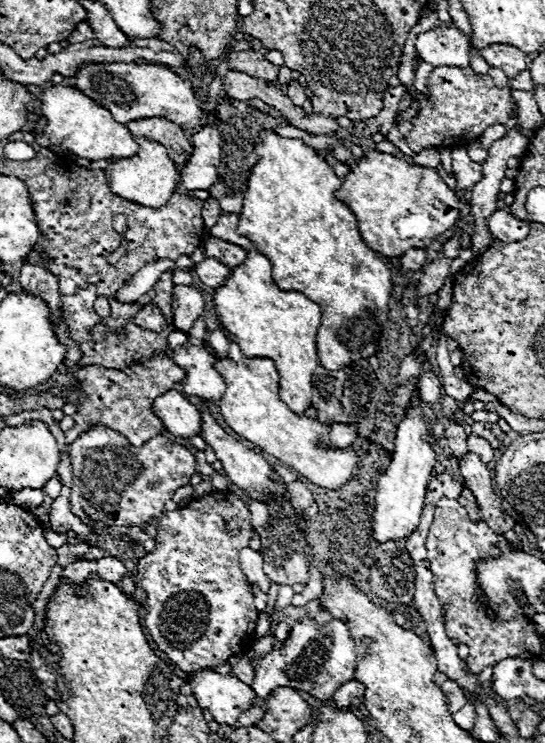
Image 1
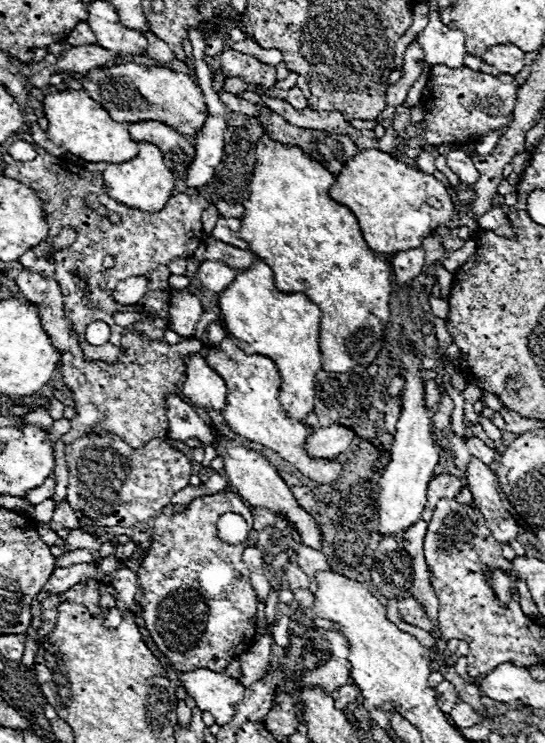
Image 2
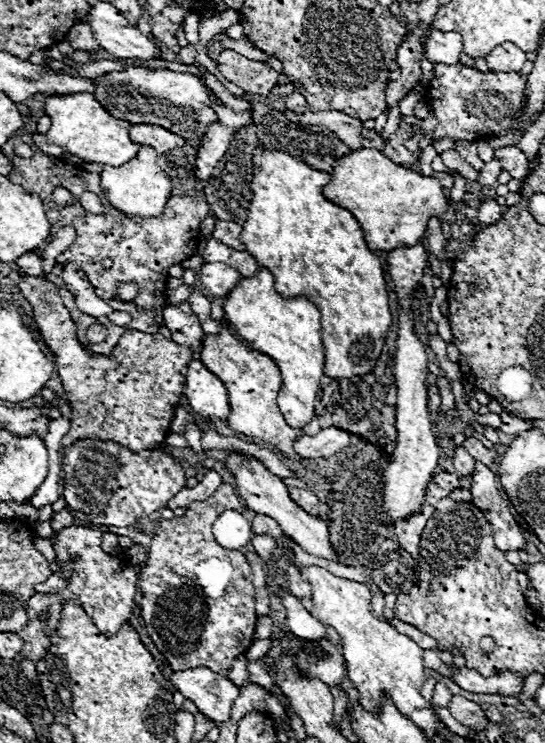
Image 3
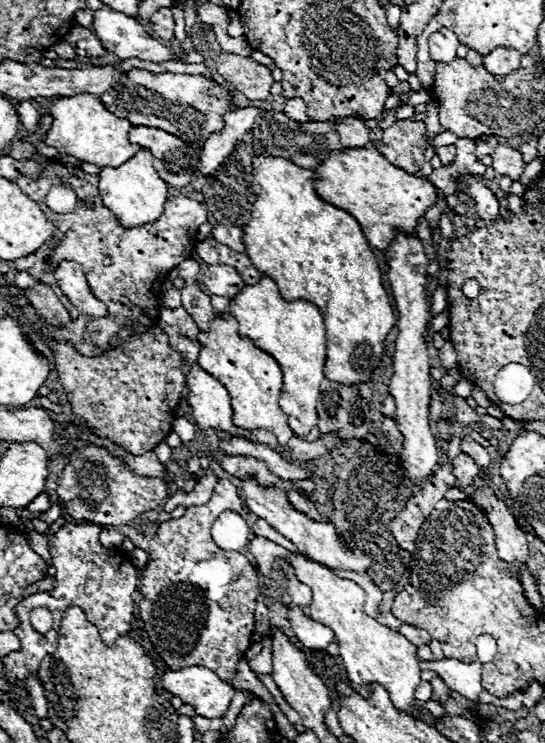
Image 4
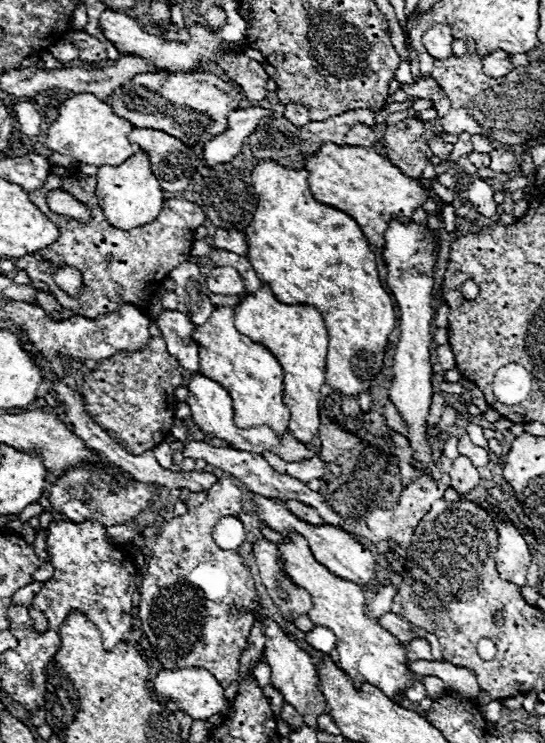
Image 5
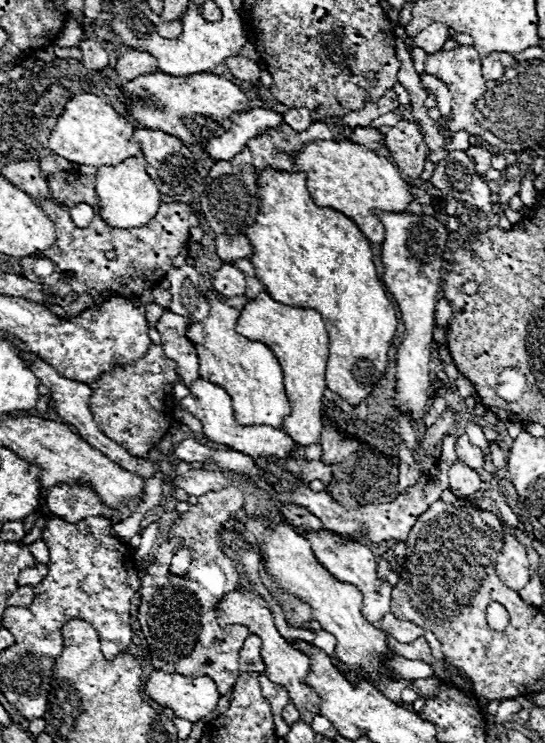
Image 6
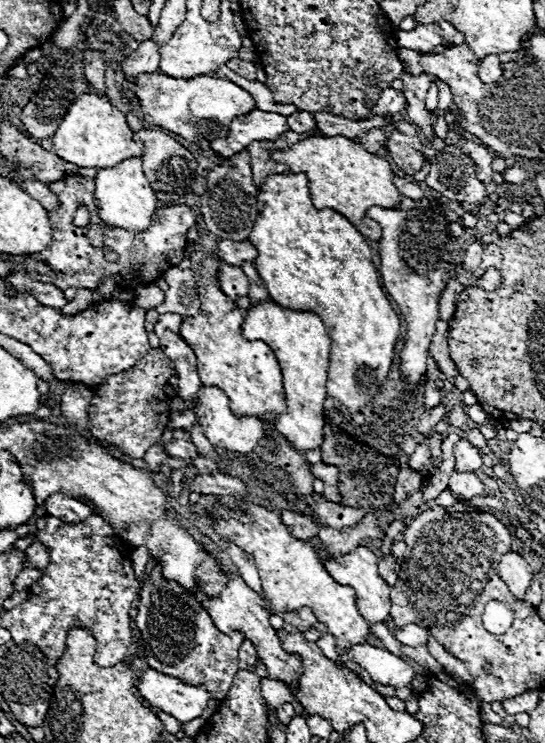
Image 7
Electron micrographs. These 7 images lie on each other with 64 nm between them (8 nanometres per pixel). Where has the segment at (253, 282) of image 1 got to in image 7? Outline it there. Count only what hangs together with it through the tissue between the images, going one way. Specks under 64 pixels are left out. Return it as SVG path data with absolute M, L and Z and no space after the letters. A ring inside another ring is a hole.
M272 300L262 304L254 304L242 322L242 336L248 340L266 342L282 368L284 378L284 394L288 412L278 416L276 430L298 450L314 450L322 444L322 428L324 428L324 400L326 400L326 380L328 380L328 356L330 356L330 336L326 334L326 326L314 312L298 312L278 306Z

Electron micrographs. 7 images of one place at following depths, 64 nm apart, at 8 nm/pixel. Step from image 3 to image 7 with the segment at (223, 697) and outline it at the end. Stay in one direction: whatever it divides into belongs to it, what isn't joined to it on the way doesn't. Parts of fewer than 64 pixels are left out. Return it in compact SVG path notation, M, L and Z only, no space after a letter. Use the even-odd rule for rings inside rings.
M154 668L142 672L136 688L144 700L148 700L154 708L172 714L178 722L198 718L212 700L212 694L206 690L206 686L186 684L180 678L162 674Z

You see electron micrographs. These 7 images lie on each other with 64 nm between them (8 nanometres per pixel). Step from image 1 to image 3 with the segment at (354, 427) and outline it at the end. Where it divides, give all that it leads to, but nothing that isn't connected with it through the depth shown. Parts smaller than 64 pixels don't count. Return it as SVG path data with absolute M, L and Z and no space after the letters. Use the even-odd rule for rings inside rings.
M324 428L314 436L302 436L296 440L294 448L302 458L308 460L330 458L350 444L350 436L350 432L342 432L340 428Z

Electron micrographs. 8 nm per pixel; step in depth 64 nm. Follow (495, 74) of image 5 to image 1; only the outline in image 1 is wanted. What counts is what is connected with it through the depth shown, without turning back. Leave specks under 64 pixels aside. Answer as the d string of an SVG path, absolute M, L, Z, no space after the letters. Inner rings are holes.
M492 44L476 50L490 66L500 68L508 78L516 78L528 66L528 56L508 44Z

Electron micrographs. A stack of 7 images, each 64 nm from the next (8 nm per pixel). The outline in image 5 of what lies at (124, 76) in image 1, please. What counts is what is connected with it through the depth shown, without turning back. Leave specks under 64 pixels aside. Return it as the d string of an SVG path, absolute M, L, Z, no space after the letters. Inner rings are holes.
M142 72L136 74L130 82L116 88L108 96L108 104L114 112L134 126L142 128L158 128L162 132L170 132L170 136L178 136L186 146L202 146L210 142L216 134L226 130L226 116L232 110L240 108L240 100L244 96L236 92L236 88L214 74L208 72Z

